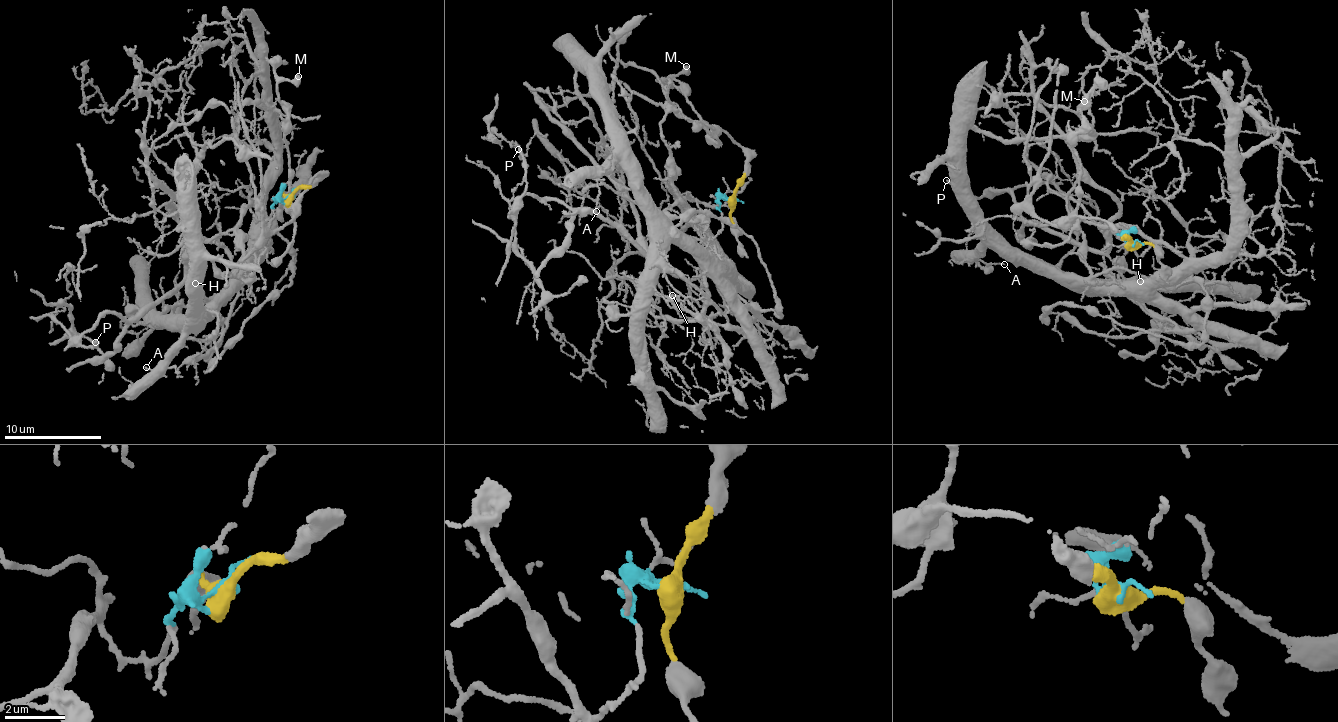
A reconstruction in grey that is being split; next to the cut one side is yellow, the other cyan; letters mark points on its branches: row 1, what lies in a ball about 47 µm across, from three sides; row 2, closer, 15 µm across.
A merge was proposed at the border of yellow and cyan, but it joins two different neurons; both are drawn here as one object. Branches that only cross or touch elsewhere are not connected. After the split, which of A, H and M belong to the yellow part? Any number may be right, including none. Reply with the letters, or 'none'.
M

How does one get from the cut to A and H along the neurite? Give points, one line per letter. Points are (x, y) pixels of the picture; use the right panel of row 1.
A: (1132, 241), (1137, 257), (1162, 243), (1184, 260), (1114, 288), (1016, 263), (989, 246), (977, 258), (1004, 264)
H: (1132, 241), (1139, 257), (1162, 243), (1182, 257), (1154, 291), (1202, 326), (1182, 329), (1151, 312), (1140, 280)

